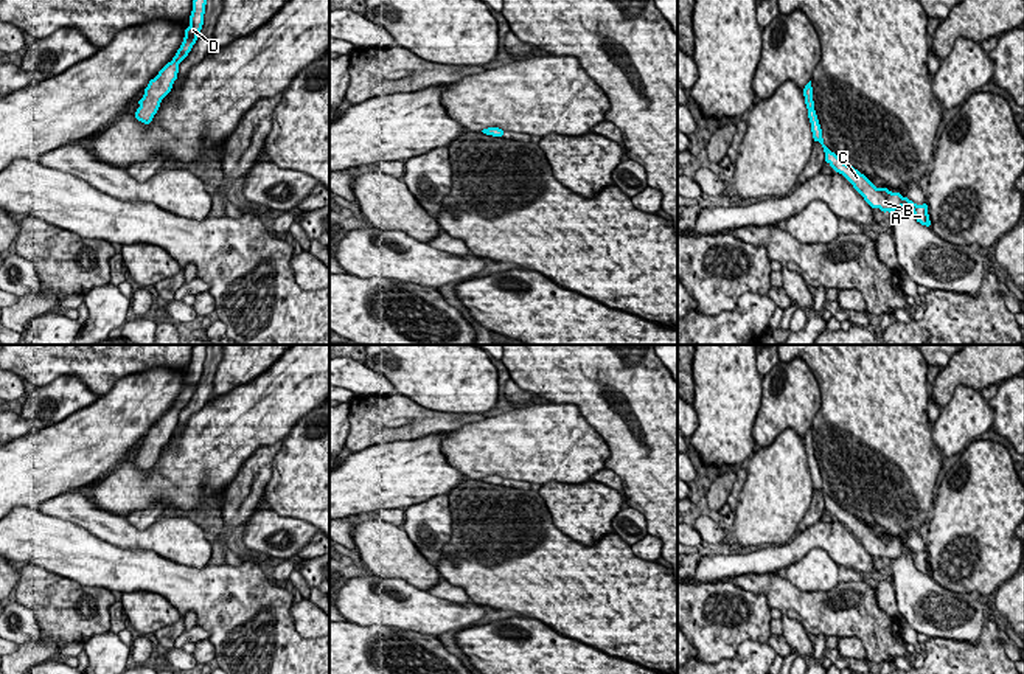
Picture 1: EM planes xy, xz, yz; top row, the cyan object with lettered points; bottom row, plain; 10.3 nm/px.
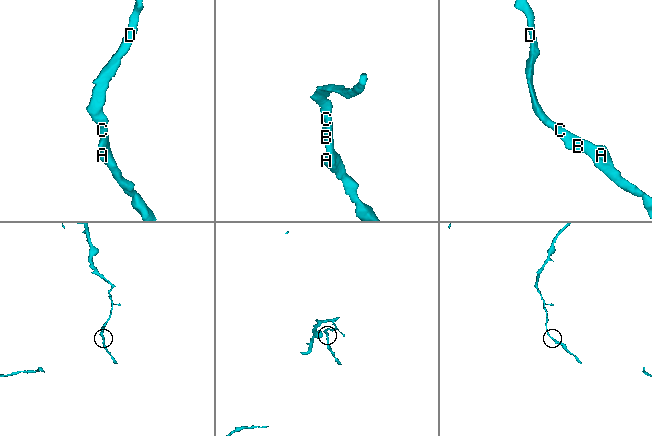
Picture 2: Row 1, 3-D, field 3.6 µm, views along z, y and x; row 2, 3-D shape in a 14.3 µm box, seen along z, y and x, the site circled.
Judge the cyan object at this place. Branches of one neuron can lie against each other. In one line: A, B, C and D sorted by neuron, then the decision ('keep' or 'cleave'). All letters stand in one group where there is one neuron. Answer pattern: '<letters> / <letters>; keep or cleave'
A B C D; keep

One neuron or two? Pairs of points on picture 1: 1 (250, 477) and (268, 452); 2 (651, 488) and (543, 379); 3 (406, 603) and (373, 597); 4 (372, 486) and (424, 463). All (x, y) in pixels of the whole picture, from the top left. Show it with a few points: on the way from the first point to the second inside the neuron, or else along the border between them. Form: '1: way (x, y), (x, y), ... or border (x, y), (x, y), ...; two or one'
1: way (257, 471), (261, 458); one
2: way (642, 454), (577, 385); one
3: way (398, 603), (381, 601); one
4: way (384, 477), (412, 471); one

